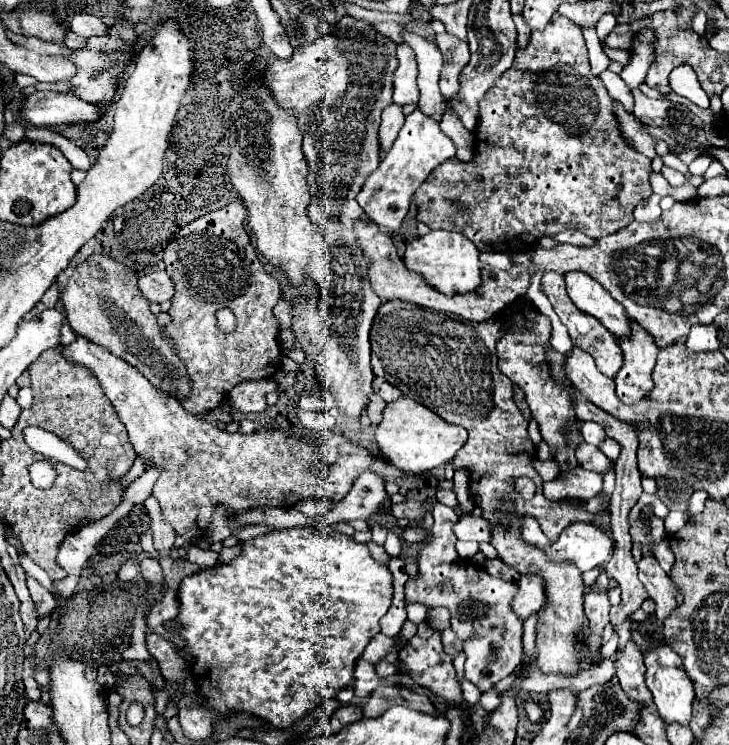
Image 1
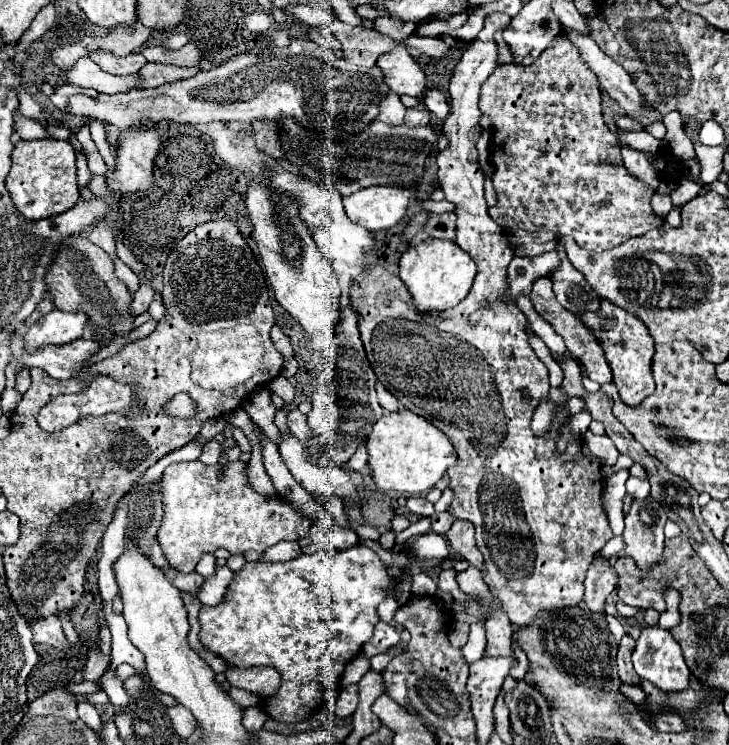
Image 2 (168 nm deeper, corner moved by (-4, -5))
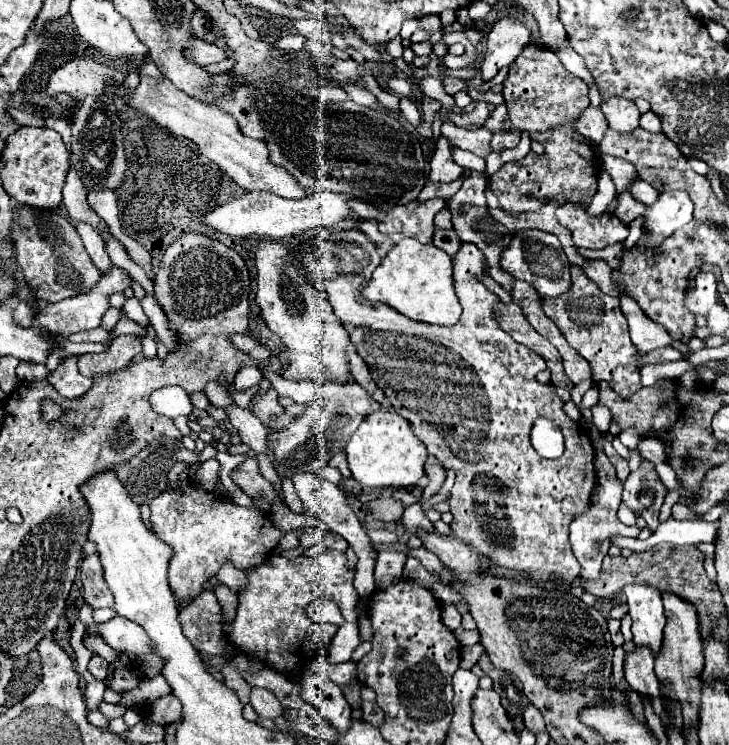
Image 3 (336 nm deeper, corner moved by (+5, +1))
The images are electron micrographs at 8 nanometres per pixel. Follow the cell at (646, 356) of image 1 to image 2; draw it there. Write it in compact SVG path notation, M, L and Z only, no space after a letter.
M601 298L601 306L597 312L579 314L579 320L593 332L605 352L605 360L613 372L613 384L619 390L619 396L629 406L639 406L649 394L655 390L655 382L651 376L651 360L655 354L655 342L647 330L647 326L633 316L631 312L615 306L613 302Z

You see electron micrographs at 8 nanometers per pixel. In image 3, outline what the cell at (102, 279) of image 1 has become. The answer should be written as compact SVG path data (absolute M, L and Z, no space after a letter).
M18 206L14 218L16 222L12 226L12 240L16 244L18 264L26 284L36 292L40 300L58 302L72 298L80 292L92 290L100 282L102 270L94 266L80 240L80 234L68 220L54 212L28 206Z

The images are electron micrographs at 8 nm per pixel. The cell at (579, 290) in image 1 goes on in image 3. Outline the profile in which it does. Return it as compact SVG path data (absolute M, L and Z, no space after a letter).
M540 230L516 232L508 250L504 250L500 264L506 272L514 274L518 280L528 282L530 286L534 286L534 290L538 290L542 296L548 296L548 298L556 298L556 296L568 292L572 286L570 262L564 254L562 244L556 242L556 238L552 238L552 236L544 236L544 232L540 232Z

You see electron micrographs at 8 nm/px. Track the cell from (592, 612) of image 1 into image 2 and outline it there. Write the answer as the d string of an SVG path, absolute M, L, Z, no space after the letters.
M597 554L597 558L591 562L585 578L585 604L591 612L603 612L605 598L615 590L617 574L611 568L609 560Z

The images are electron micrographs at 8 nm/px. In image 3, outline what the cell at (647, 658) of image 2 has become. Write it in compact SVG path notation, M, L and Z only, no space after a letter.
M630 584L624 588L626 604L632 616L632 634L636 646L652 648L652 654L658 656L664 640L664 608L662 594L652 586Z

